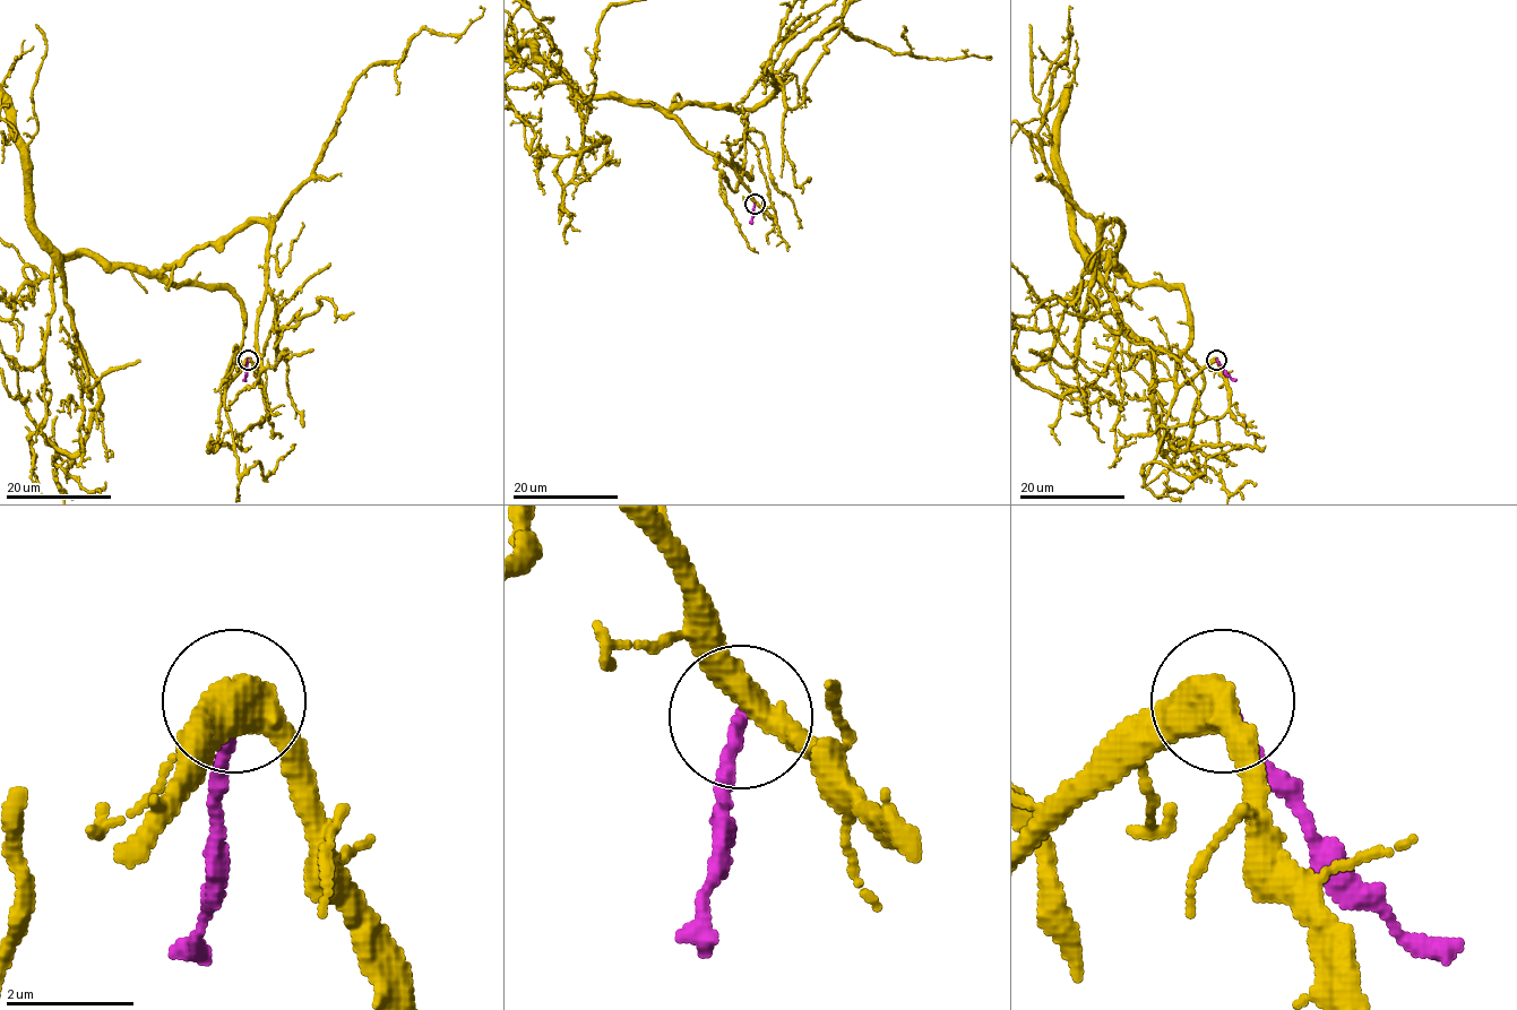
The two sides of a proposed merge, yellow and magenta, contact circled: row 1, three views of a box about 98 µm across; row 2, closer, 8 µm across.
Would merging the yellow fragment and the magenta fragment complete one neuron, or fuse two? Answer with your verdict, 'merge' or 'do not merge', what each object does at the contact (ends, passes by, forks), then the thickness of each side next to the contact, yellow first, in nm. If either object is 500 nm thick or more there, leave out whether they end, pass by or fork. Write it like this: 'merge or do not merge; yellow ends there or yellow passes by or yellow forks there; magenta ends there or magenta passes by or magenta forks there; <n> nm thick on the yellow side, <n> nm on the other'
merge; yellow passes by; magenta ends there; 480 nm thick on the yellow side, 240 nm on the other

